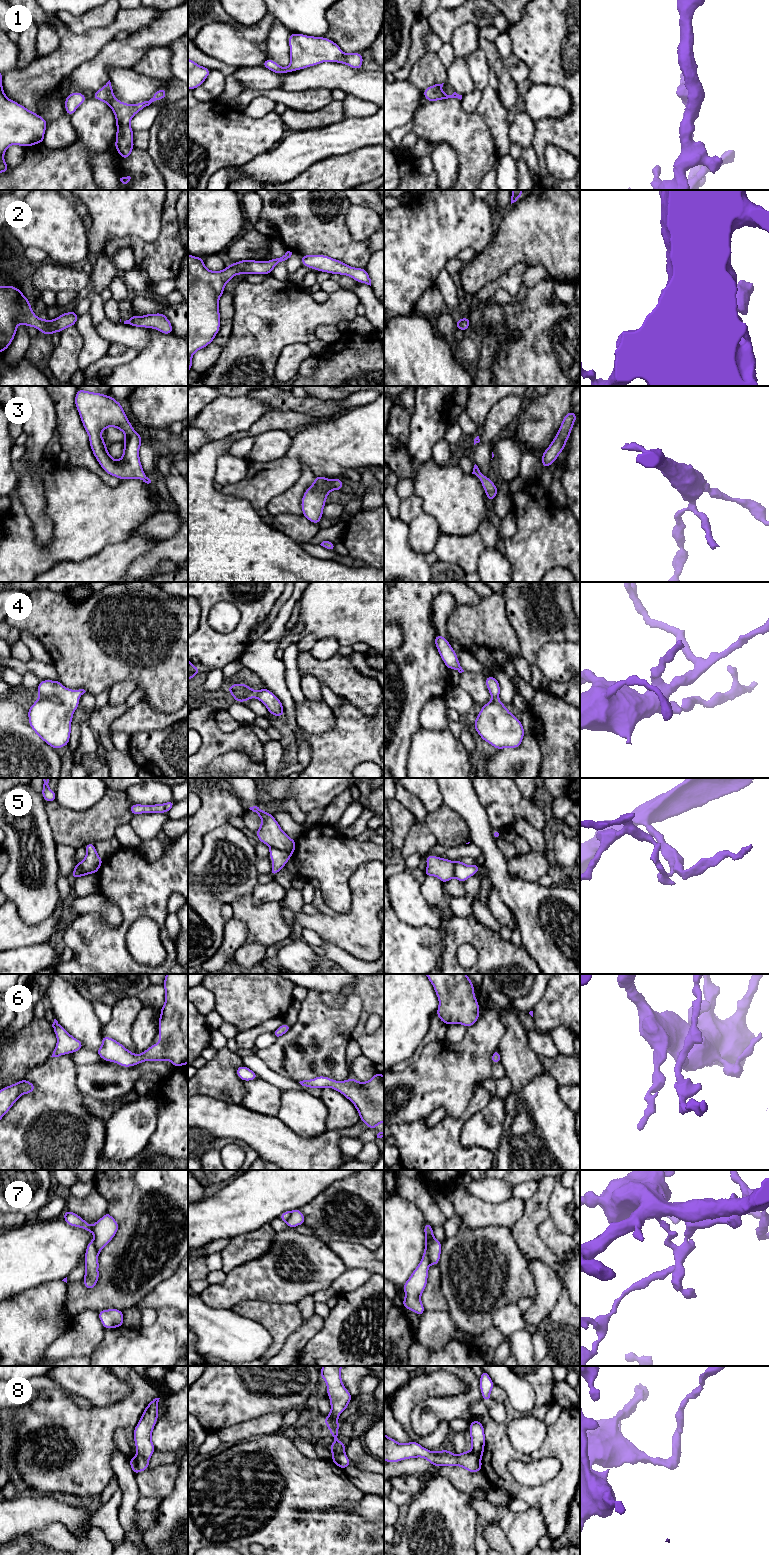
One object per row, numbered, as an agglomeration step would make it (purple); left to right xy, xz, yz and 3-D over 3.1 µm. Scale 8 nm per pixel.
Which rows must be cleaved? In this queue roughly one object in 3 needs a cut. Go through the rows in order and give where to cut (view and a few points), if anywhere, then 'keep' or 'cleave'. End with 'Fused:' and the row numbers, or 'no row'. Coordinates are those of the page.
1: no cut | keep
2: no cut | keep
3: no cut | keep
4: no cut | keep
5: xz (270, 847), (276, 847), (292, 854) | cleave
6: no cut | keep
7: yz (425, 1247), (430, 1263) | cleave
8: xz (344, 1452), (332, 1458) | cleave
Fused: 5, 7, 8

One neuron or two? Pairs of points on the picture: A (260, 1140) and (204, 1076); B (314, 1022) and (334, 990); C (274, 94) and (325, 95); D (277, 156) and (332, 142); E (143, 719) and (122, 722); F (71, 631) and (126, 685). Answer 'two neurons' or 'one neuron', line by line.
A: two neurons
B: two neurons
C: one neuron
D: one neuron
E: one neuron
F: two neurons

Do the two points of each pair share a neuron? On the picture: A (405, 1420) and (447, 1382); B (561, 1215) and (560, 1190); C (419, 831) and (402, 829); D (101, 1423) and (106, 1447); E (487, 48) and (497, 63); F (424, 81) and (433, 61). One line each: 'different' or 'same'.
A: same
B: same
C: different
D: same
E: same
F: same

